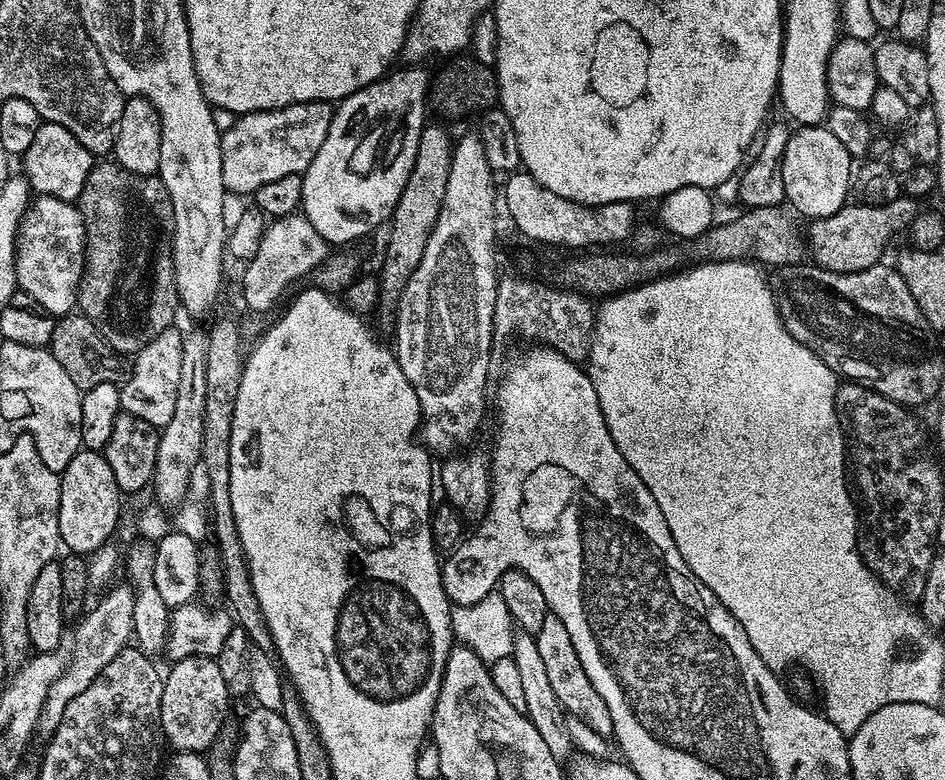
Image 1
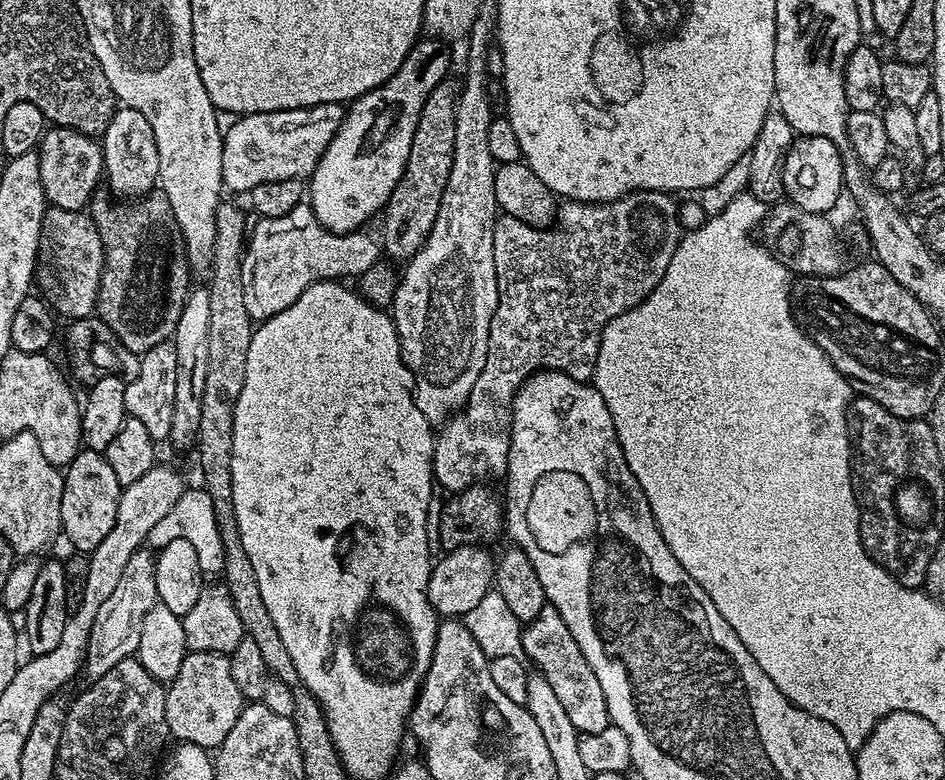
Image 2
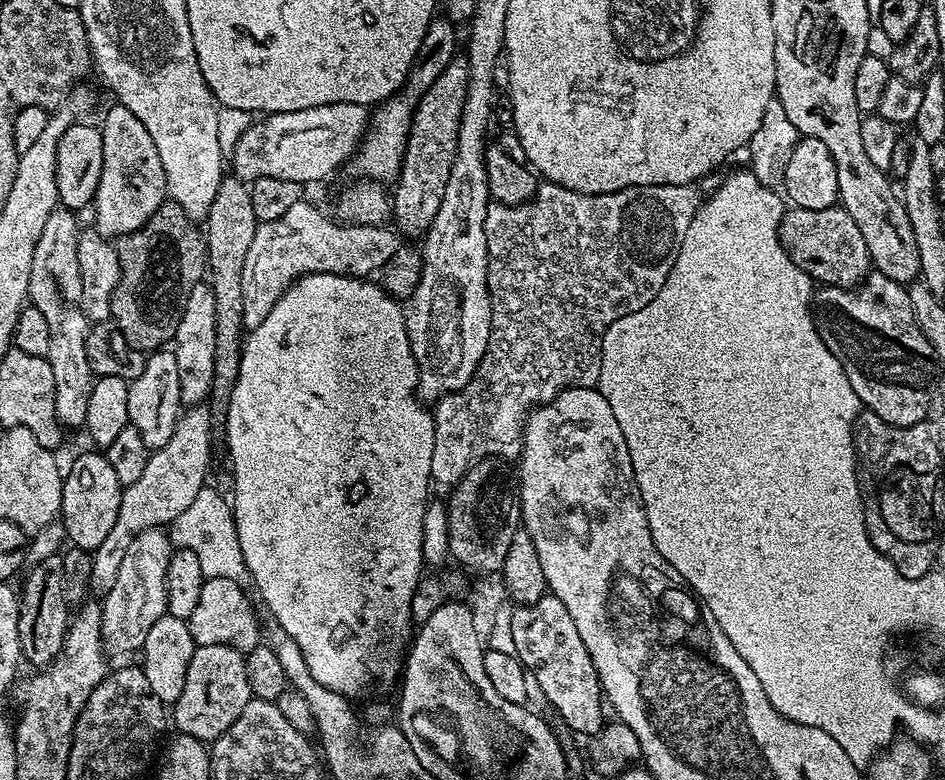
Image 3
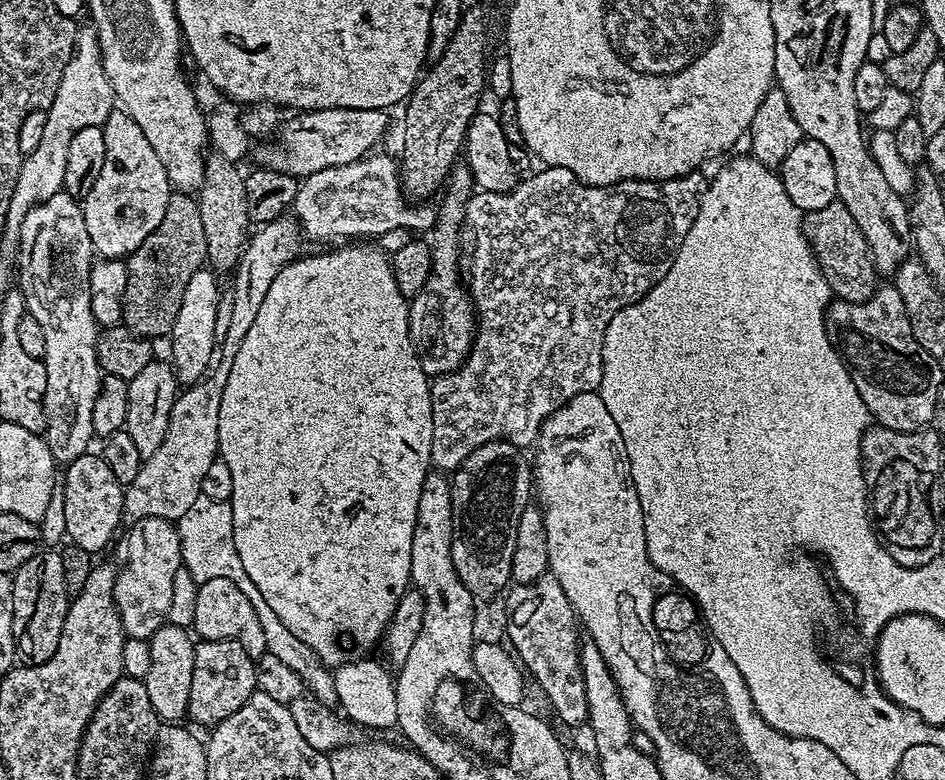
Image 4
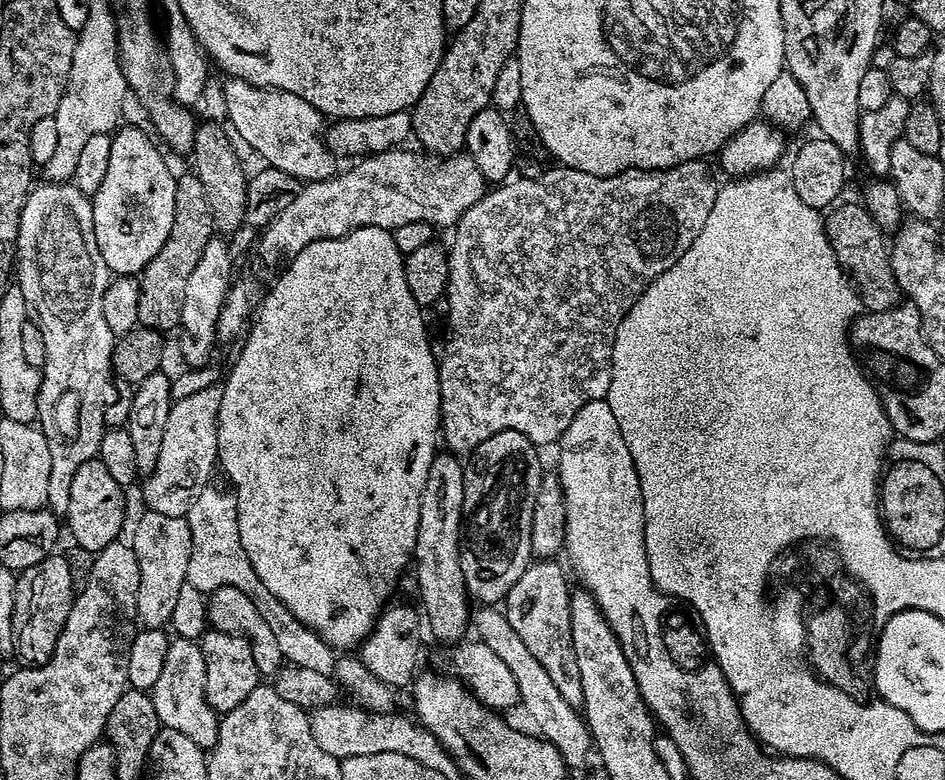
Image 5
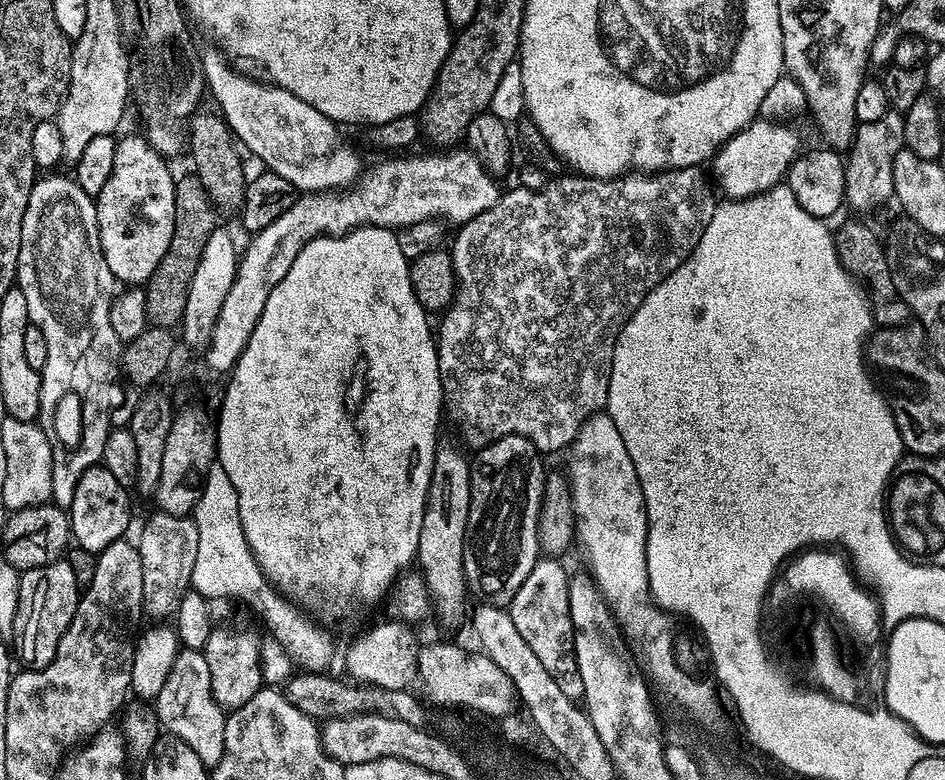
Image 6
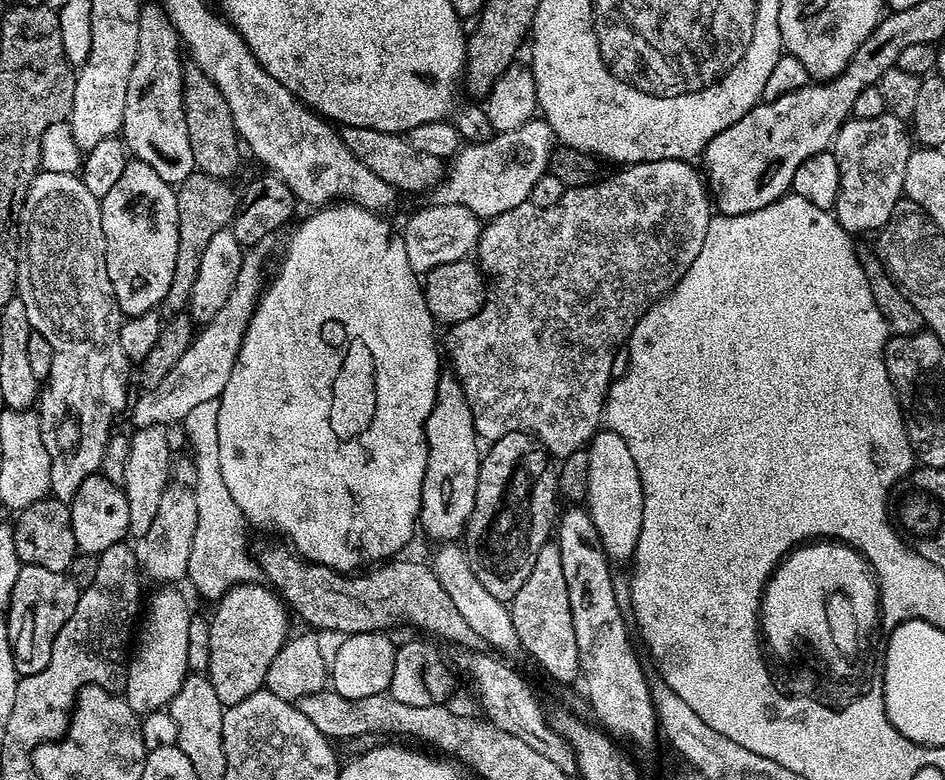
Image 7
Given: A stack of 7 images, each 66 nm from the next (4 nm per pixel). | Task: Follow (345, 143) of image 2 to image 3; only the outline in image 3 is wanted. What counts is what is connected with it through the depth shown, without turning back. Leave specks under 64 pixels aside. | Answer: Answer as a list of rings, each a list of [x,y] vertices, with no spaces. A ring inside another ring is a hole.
[[[447,18],[433,19],[426,38],[422,38],[422,46],[416,55],[416,62],[408,71],[408,78],[404,81],[403,88],[397,95],[371,109],[368,129],[364,131],[360,145],[350,157],[350,165],[352,164],[353,170],[357,172],[357,177],[377,182],[392,182],[400,175],[400,163],[406,150],[416,103],[422,98],[422,94],[426,94],[426,90],[430,90],[434,78],[438,78],[438,74],[446,70],[450,61],[457,59],[456,28],[457,25]]]

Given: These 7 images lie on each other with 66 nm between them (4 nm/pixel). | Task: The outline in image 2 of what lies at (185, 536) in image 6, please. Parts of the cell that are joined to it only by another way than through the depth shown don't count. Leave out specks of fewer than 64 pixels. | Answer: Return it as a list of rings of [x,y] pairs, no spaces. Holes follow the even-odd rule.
[[[146,548],[138,549],[130,556],[130,561],[126,562],[121,580],[114,586],[105,604],[101,605],[94,618],[94,626],[91,627],[84,661],[84,672],[89,675],[89,679],[101,677],[118,662],[135,655],[142,632],[142,618],[158,602],[155,569],[155,555]]]

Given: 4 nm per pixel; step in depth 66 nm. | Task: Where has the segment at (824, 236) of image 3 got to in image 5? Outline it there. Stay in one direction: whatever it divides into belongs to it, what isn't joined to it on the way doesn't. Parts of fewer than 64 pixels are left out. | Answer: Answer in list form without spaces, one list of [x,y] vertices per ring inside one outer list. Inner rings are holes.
[[[848,204],[845,208],[837,207],[837,212],[832,217],[827,217],[828,242],[841,271],[854,285],[861,305],[869,313],[886,312],[886,306],[895,308],[902,300],[900,287],[896,284],[894,270],[890,266],[890,248],[879,225],[872,221],[865,207],[857,204]]]

